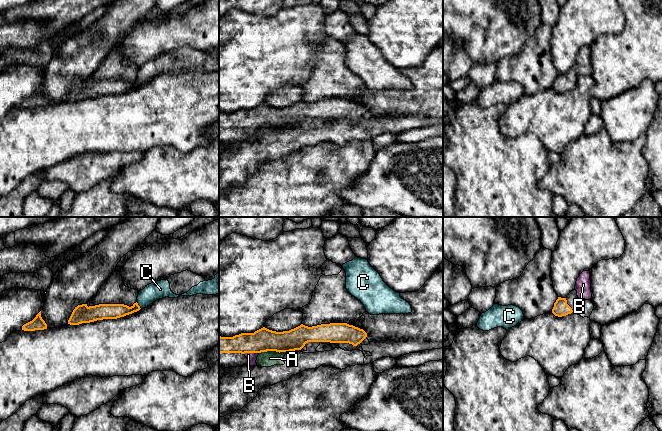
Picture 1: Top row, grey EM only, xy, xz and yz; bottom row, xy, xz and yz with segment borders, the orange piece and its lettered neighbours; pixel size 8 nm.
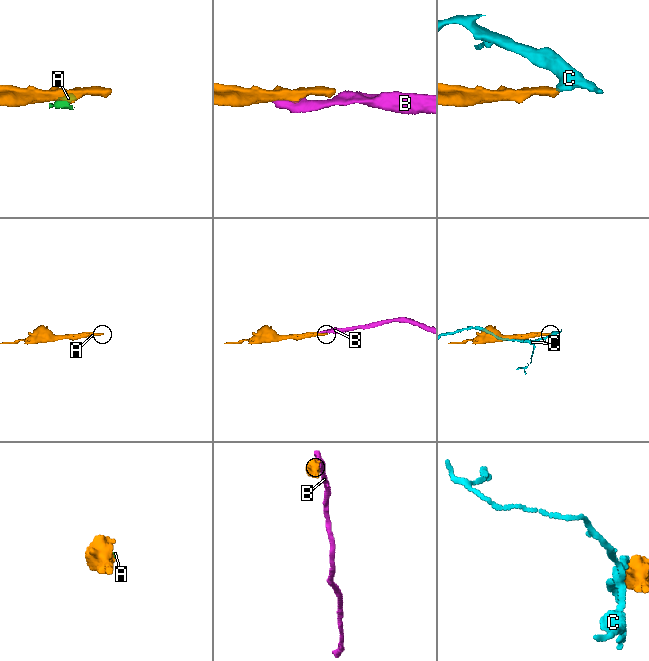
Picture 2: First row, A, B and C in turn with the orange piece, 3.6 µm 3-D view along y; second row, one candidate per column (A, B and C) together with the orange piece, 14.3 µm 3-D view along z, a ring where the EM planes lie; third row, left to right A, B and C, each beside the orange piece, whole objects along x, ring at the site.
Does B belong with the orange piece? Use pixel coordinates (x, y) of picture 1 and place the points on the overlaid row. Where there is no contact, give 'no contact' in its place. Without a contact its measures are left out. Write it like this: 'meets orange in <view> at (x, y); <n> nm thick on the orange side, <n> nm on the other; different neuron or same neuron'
meets orange in xz at (251, 352); 190 nm thick on the orange side, 80 nm on the other; same neuron

